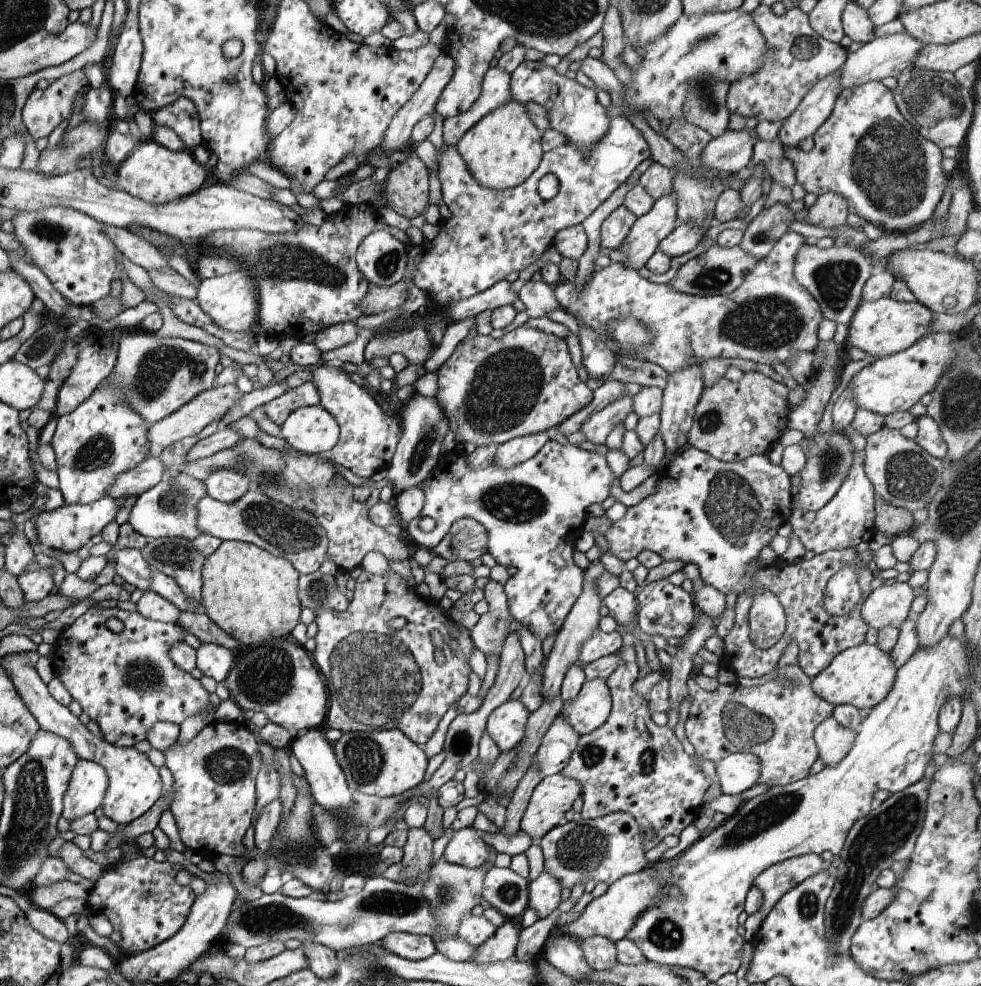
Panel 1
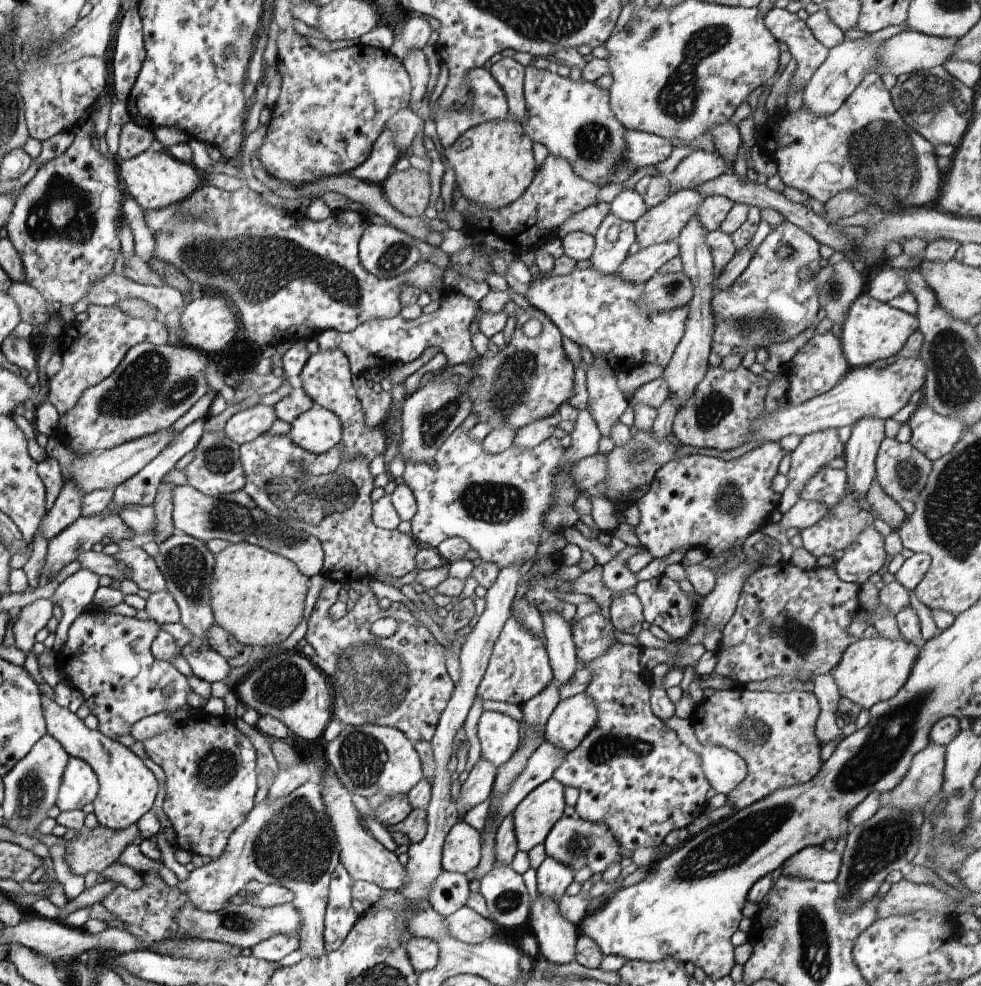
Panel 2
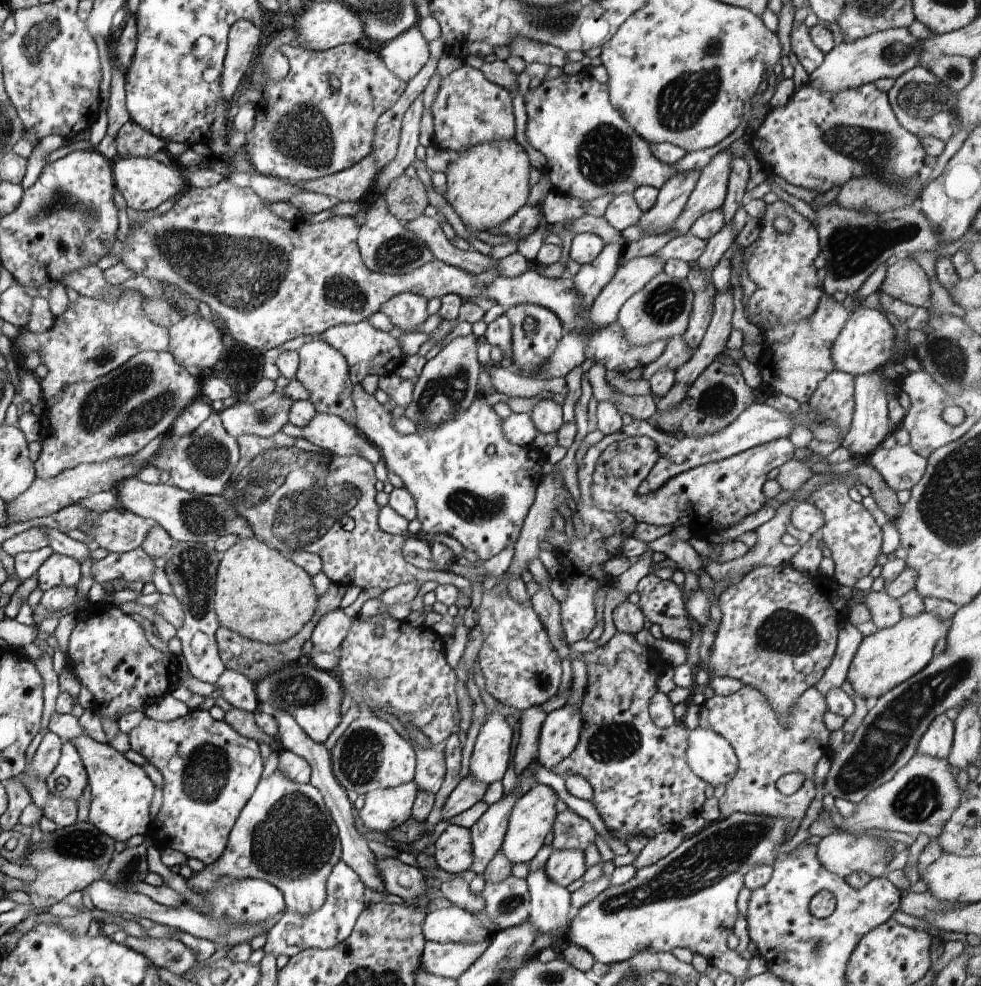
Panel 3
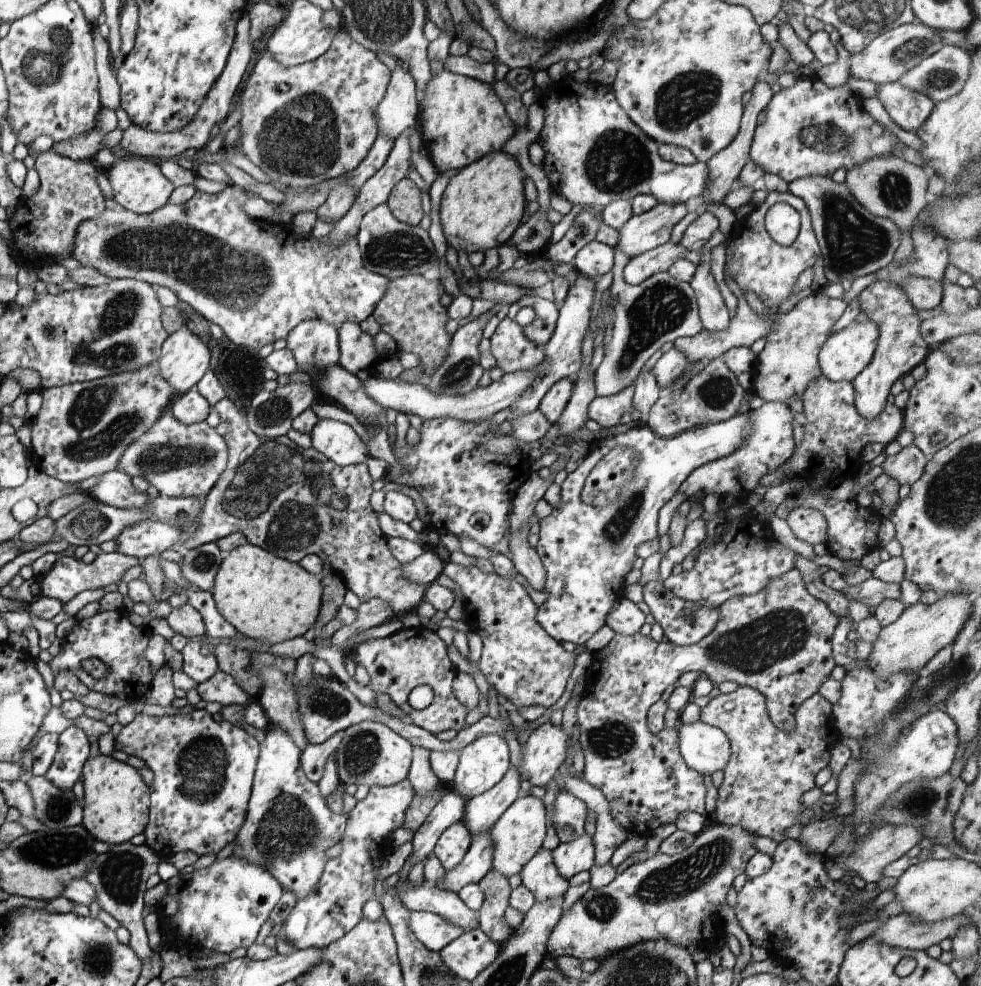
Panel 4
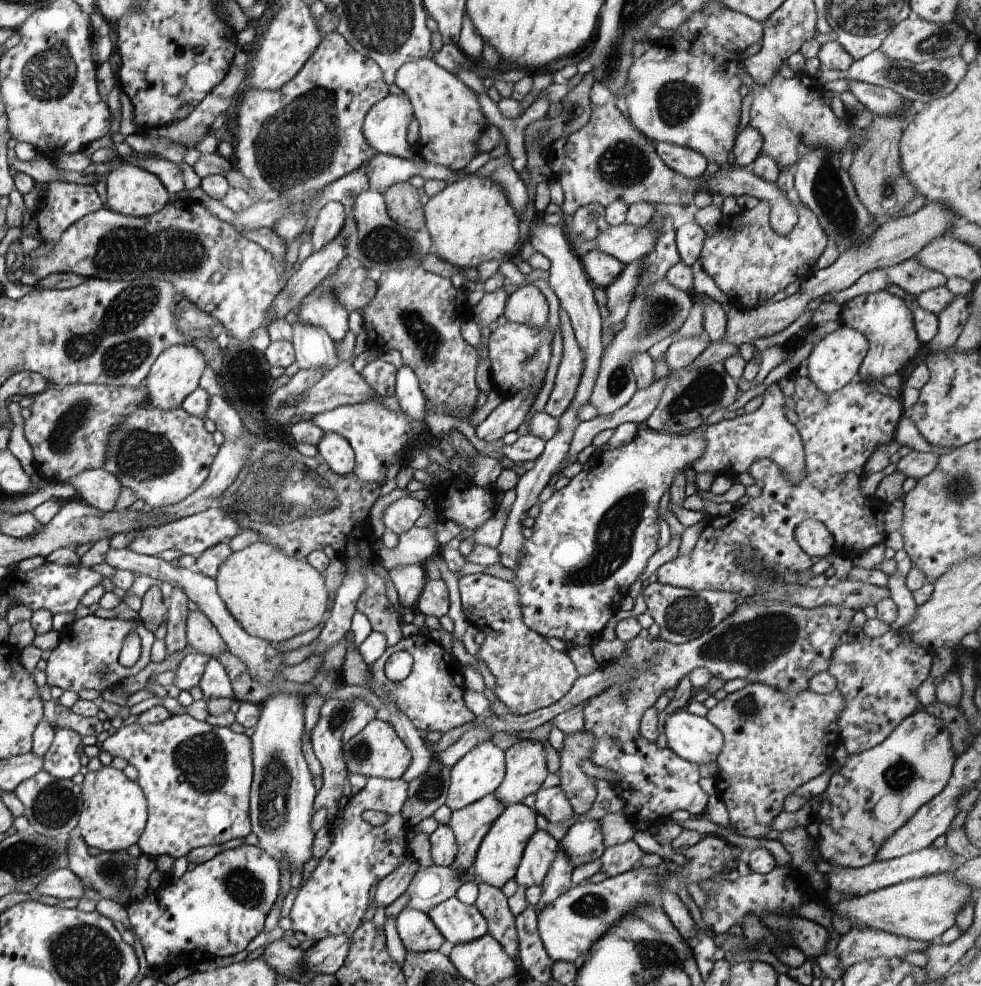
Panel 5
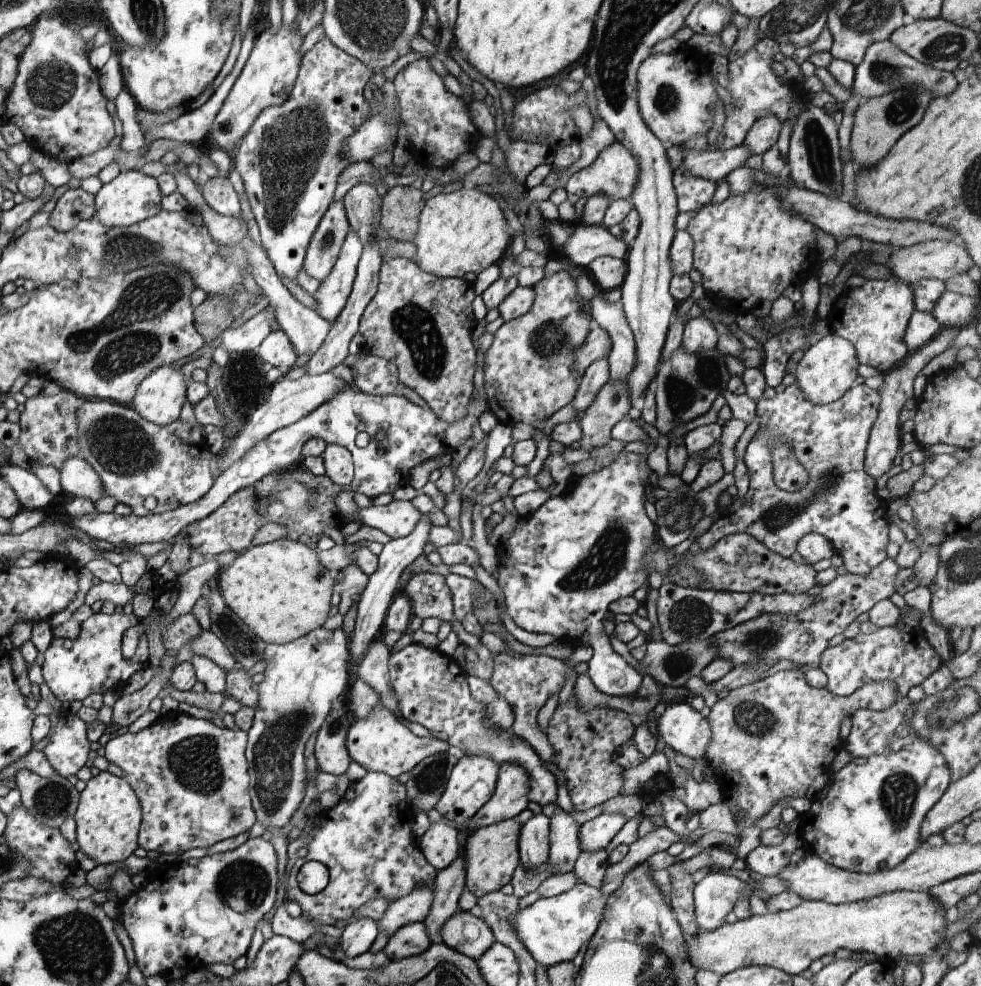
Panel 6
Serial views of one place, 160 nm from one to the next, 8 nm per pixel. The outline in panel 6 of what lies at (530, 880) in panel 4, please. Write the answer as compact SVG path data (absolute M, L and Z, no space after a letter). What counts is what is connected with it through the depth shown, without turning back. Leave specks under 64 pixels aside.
M541 813L533 815L522 828L518 839L519 860L530 868L540 868L549 859L551 818Z

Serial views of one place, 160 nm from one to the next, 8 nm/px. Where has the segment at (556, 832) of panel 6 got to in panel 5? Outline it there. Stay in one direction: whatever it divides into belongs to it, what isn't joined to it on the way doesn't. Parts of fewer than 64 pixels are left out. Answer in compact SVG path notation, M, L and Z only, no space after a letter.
M561 850L557 851L557 857L551 864L543 883L541 884L542 892L537 902L536 912L543 909L547 903L553 903L559 896L562 896L565 892L568 892L573 884L571 876L575 866L572 861L567 857L567 854Z

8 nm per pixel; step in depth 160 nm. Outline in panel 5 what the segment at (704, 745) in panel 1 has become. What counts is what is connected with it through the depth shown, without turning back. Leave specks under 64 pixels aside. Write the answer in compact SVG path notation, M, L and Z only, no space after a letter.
M748 683L744 688L728 693L706 713L706 718L723 734L724 746L717 758L716 795L724 801L730 824L740 835L763 838L772 830L772 820L783 811L782 803L796 788L820 776L834 760L833 752L843 744L838 717L845 701L838 690L821 695L804 689L800 694L786 697L771 686Z

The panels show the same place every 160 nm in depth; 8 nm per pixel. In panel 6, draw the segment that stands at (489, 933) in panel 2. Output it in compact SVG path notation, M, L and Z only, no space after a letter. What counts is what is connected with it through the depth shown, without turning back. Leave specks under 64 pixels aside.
M416 921L405 924L389 936L389 941L384 948L384 952L390 960L396 958L406 958L417 954L422 954L433 940L429 935L429 930L424 921Z

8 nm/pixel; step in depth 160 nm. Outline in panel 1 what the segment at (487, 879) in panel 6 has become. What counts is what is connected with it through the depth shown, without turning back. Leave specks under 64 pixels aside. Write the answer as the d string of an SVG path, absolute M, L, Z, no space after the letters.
M562 772L544 777L532 793L521 820L521 829L538 842L552 828L564 821L564 814L574 800L582 796L582 783Z

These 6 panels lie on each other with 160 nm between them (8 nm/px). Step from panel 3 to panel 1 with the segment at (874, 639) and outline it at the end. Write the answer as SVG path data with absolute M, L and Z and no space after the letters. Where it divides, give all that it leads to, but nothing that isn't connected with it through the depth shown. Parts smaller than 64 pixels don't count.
M864 641L857 647L850 647L843 650L833 661L811 682L812 690L820 695L830 704L852 705L854 708L872 708L892 690L895 674L898 668L895 667L889 653L884 653L876 644Z

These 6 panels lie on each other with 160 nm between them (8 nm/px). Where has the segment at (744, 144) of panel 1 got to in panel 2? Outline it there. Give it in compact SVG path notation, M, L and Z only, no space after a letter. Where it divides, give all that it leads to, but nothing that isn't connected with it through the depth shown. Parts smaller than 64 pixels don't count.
M706 150L693 151L682 162L678 163L670 177L671 194L680 189L695 189L722 173L732 171L729 162L718 152Z

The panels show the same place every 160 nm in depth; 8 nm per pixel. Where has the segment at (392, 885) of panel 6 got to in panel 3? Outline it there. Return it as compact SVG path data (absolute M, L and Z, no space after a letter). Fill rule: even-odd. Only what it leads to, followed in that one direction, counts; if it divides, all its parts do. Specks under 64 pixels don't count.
M412 782L397 787L374 789L367 792L365 803L359 812L363 830L375 830L386 834L411 818L411 810L417 795ZM340 859L336 866L332 869L332 872L327 878L327 895L325 904L322 905L319 911L313 912L309 915L299 915L292 913L284 913L282 918L267 932L265 944L262 946L265 954L274 954L274 956L286 956L293 957L295 954L302 952L309 948L317 949L331 949L339 944L342 944L352 934L354 925L358 920L362 911L366 908L366 904L363 901L365 884L361 881L361 878L348 866L342 859Z

